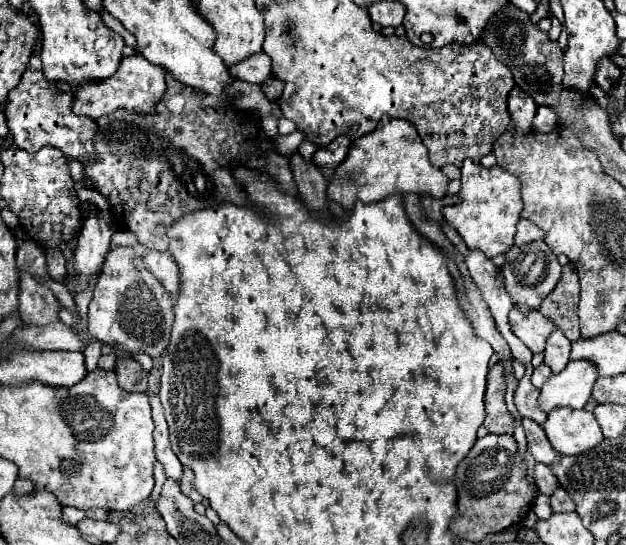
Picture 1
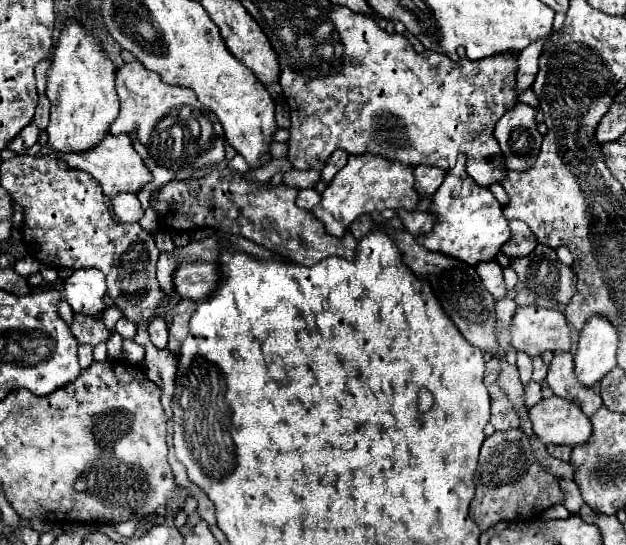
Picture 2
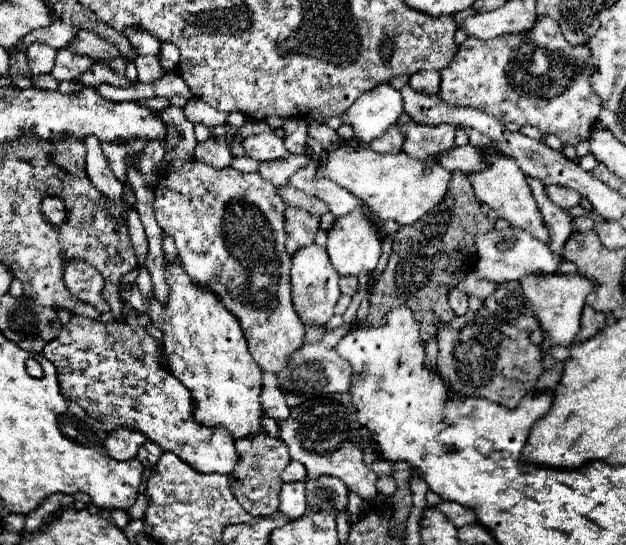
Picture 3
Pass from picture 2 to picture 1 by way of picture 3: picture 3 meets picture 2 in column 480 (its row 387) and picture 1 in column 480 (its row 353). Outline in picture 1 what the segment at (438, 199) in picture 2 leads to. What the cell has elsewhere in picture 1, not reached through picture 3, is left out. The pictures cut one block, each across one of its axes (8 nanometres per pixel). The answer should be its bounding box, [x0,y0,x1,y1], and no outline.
[442,160,522,258]

